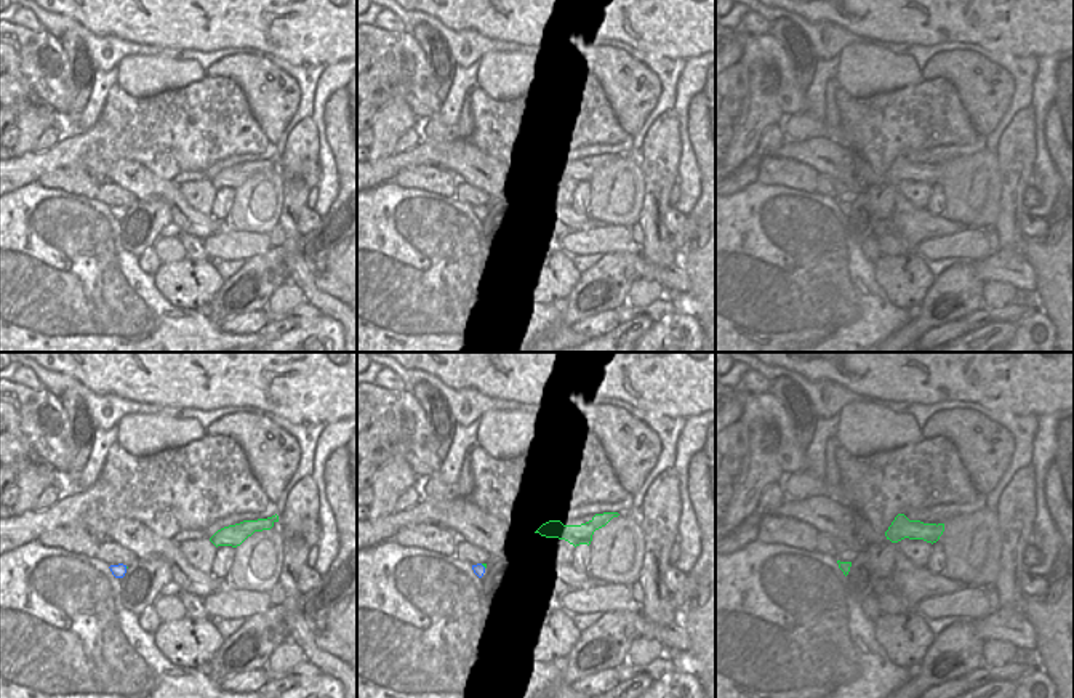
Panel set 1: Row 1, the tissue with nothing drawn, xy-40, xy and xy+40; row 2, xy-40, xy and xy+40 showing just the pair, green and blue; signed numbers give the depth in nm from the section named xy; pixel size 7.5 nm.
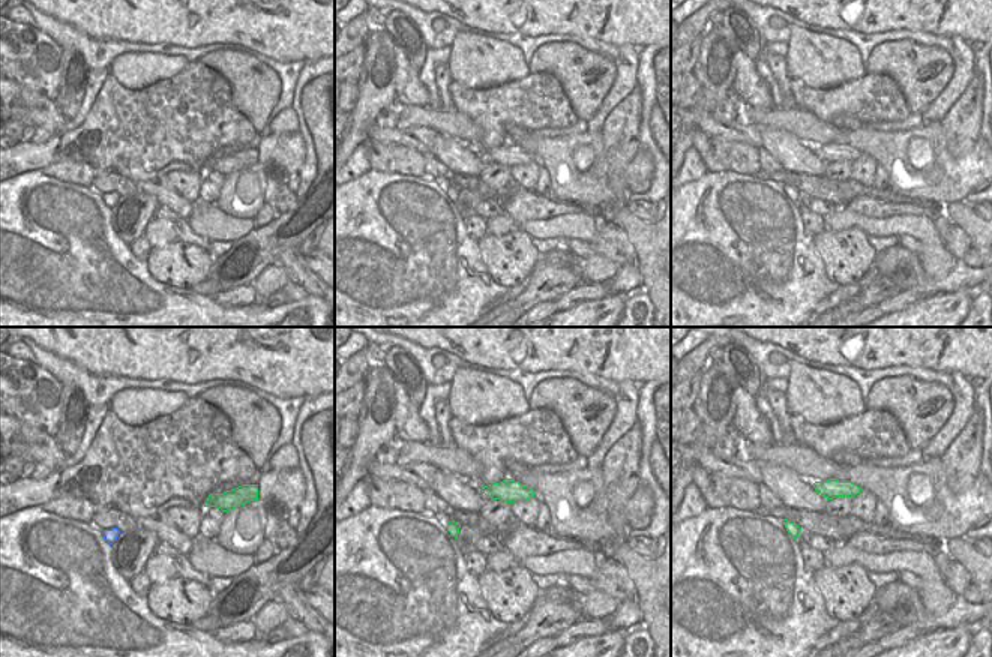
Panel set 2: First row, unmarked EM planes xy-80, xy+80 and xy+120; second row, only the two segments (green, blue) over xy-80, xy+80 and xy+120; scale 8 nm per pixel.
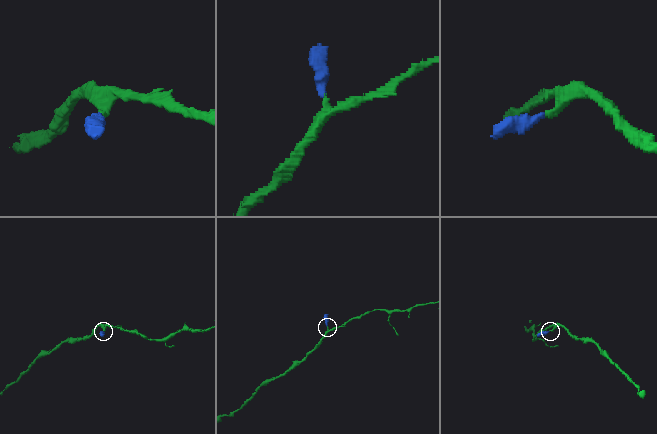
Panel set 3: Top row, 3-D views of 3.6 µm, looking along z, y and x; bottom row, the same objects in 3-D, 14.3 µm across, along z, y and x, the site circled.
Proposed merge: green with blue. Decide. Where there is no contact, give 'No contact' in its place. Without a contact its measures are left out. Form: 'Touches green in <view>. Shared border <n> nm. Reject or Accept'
Touches green in xy. Shared border 60 nm. Accept

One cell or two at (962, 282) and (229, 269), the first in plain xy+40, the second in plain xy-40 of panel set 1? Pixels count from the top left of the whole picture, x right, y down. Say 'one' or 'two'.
two

